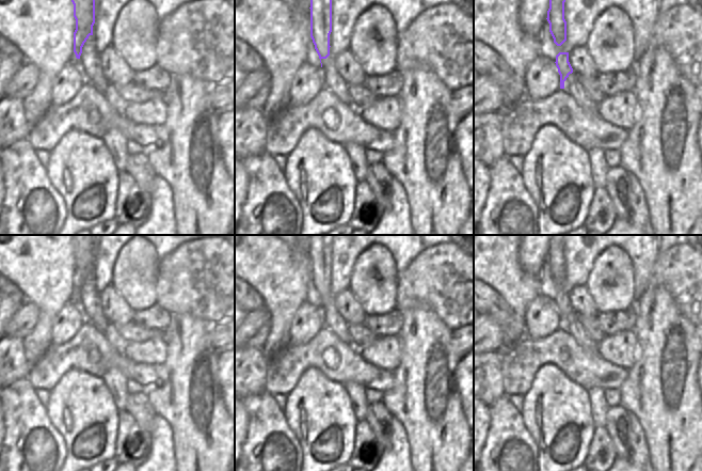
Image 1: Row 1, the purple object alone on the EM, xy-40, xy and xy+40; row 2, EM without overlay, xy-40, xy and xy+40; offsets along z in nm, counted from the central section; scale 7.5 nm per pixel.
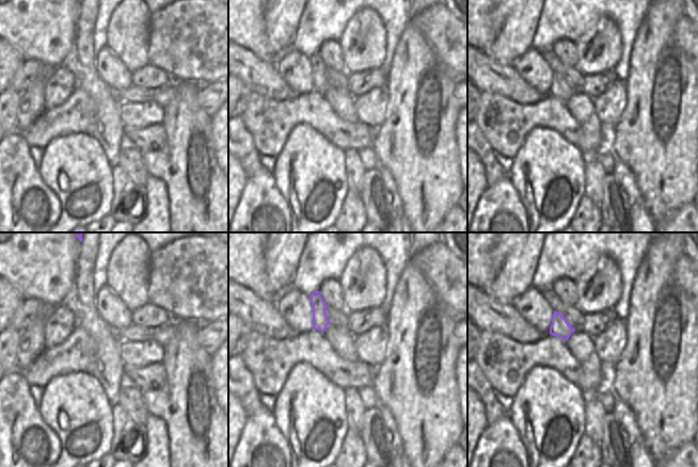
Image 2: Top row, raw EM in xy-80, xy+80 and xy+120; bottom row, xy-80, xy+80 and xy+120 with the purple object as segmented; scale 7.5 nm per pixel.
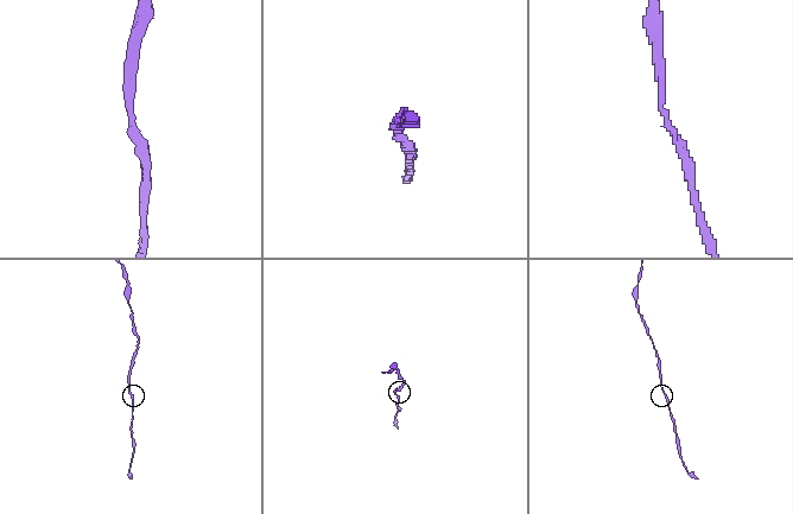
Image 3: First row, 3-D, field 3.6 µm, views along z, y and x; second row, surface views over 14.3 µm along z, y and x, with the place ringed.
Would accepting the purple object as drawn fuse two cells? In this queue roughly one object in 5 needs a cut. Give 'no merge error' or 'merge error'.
no merge error

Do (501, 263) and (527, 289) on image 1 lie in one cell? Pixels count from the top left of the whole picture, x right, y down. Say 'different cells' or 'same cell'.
same cell

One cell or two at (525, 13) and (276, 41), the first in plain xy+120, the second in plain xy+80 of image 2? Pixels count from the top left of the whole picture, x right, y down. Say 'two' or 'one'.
one

